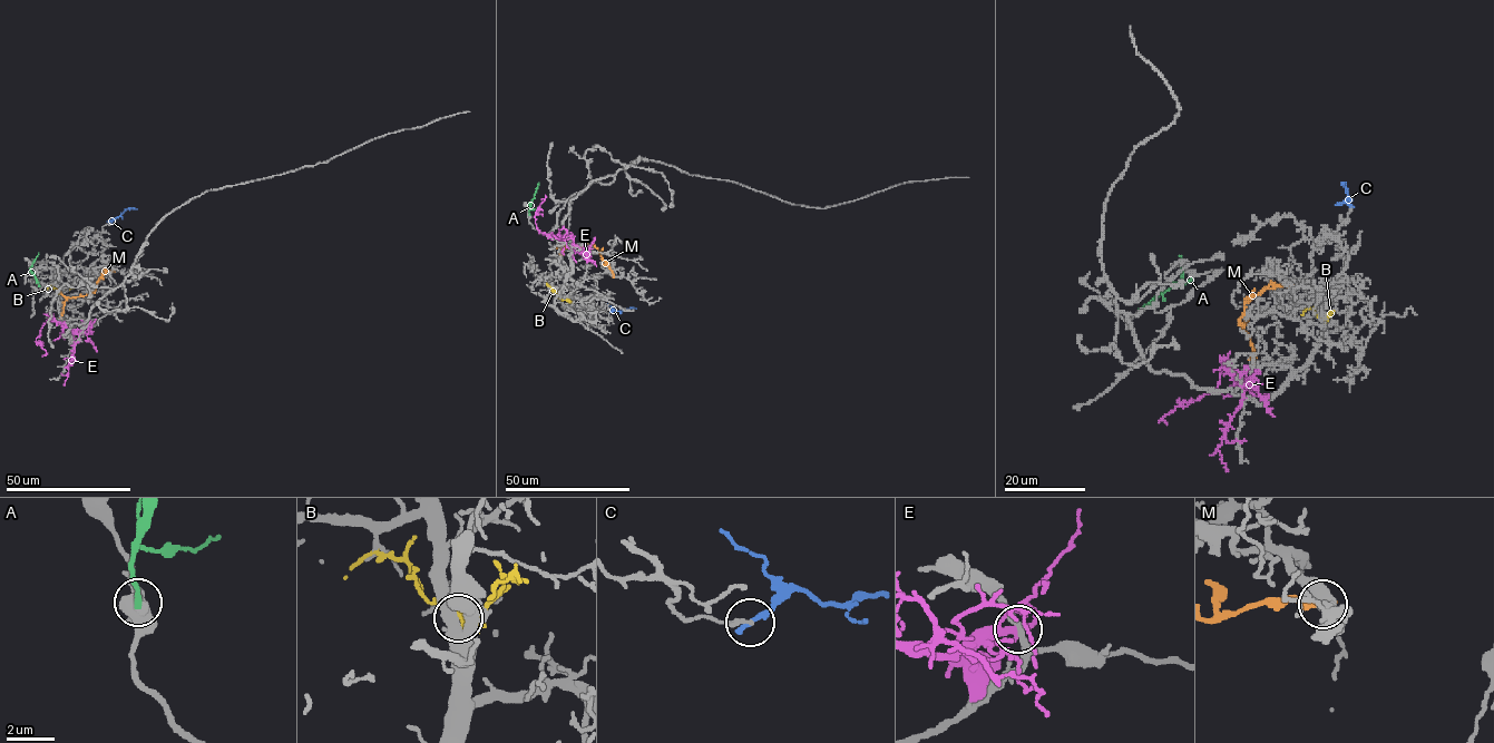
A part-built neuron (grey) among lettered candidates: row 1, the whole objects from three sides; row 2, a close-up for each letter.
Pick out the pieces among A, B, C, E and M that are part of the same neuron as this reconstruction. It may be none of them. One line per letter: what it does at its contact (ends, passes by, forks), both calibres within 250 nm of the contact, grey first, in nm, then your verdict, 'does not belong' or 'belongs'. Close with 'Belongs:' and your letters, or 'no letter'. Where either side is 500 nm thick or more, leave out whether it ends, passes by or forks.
A: 500 nm thick on the grey side, 190 nm on the other; does not belong
B: 500 nm thick on the grey side, 440 nm on the other; does not belong
C: it ends there; 160 nm thick on the grey side, 260 nm on the other; does not belong
E: it passes by; 240 nm thick on the grey side, 280 nm on the other; does not belong
M: 500 nm thick on the grey side, 300 nm on the other; does not belong
Belongs: no letter

